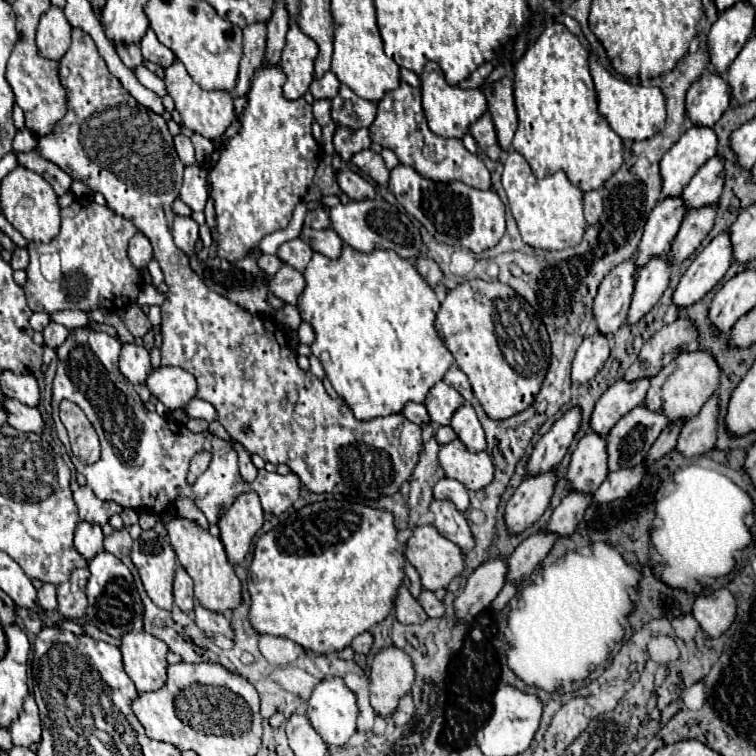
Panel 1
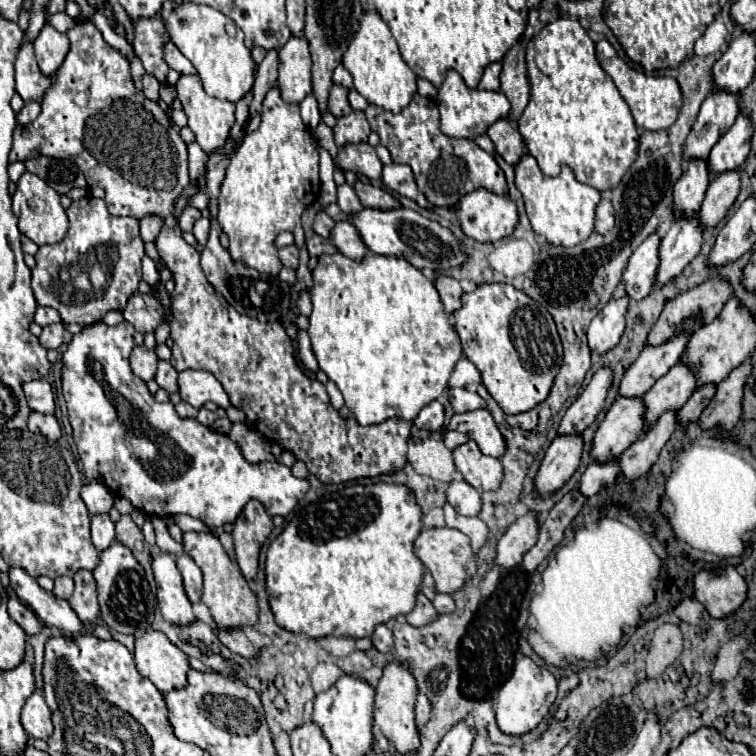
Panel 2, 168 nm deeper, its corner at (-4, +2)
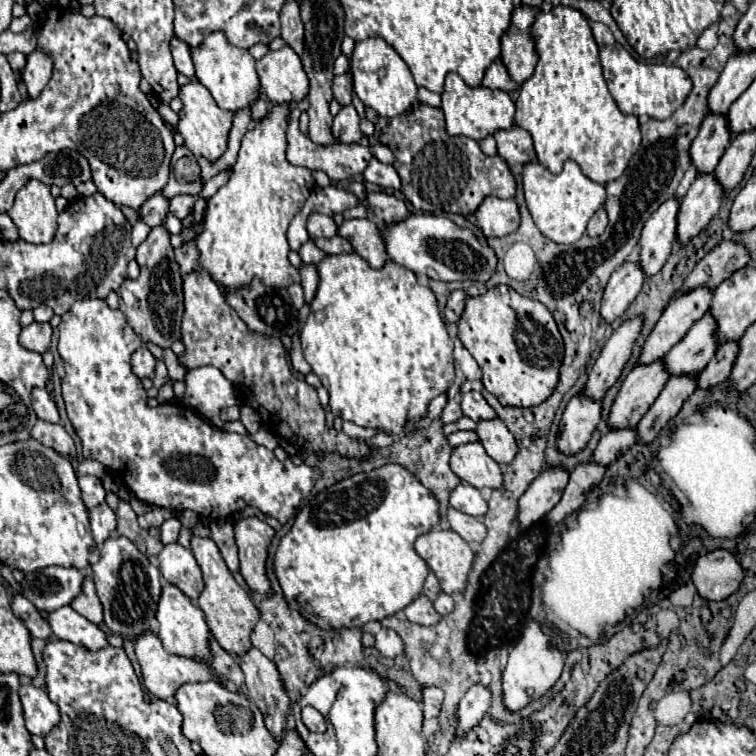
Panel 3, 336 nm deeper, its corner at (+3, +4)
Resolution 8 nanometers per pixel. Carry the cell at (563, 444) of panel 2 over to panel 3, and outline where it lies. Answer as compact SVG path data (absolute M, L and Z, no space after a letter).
M583 392L573 396L559 424L559 450L565 454L583 450L601 420L601 410L601 400L585 396Z

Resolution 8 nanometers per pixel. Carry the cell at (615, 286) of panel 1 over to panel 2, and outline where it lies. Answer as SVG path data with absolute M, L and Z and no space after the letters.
M656 234L648 236L628 260L622 272L624 294L628 294L628 298L640 300L650 294L654 286L656 266L658 266L658 244L660 244L660 238Z

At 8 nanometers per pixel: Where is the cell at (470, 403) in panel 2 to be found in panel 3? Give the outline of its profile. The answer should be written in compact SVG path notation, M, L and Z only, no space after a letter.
M475 390L463 394L461 408L463 408L463 414L469 416L471 420L475 420L475 422L479 422L479 420L493 420L493 418L495 418L493 408L491 408L491 406L487 404L487 400L485 400L479 392L475 392Z

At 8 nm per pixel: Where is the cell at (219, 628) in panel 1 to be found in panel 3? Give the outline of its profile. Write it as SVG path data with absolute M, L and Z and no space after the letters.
M251 648L251 650L249 650L245 656L241 656L239 660L241 660L239 666L241 666L243 674L245 674L247 698L249 698L255 706L259 706L259 710L263 712L265 726L267 726L269 734L271 734L277 742L281 742L283 736L285 736L287 712L289 712L291 702L289 702L289 694L287 694L287 690L285 690L285 686L283 686L283 680L281 680L279 672L277 672L277 666L273 664L273 660L269 660L267 656L263 656L257 648Z

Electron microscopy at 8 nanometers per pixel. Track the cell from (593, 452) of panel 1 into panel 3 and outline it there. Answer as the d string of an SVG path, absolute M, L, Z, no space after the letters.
M659 358L651 364L637 364L627 378L613 402L609 414L609 428L627 428L637 426L651 404L661 394L663 386L669 380L665 360Z

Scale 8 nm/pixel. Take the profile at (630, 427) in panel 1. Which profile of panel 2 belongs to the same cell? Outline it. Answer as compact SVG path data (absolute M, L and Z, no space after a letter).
M678 362L670 368L666 376L662 376L642 398L644 406L648 406L648 426L664 414L664 410L678 410L694 392L694 374Z

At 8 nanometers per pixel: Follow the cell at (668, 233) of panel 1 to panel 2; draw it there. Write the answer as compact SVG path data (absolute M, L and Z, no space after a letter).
M692 160L672 192L674 196L672 208L676 212L676 218L680 218L680 214L696 214L700 210L708 184L710 174L706 170L706 160Z

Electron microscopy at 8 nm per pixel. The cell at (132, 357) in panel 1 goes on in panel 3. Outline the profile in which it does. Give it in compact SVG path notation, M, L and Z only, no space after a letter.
M141 346L133 358L131 358L131 364L133 364L133 372L139 376L139 378L155 378L155 356L149 352L147 346Z

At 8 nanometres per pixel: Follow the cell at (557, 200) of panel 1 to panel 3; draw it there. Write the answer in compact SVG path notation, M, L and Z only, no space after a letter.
M567 160L563 172L553 174L539 162L525 164L523 170L523 190L529 212L533 216L535 226L541 230L543 236L551 238L557 244L573 244L585 234L587 220L605 204L607 192L605 186L589 180L577 162Z

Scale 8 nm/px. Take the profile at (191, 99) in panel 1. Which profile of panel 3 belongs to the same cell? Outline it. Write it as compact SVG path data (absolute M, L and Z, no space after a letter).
M189 82L189 84L181 86L179 98L183 100L183 110L179 112L177 130L183 136L185 146L195 156L203 156L207 160L219 160L223 156L225 148L227 148L227 136L229 136L229 130L231 130L233 114L221 110L217 106L217 102L213 100L211 92L201 82Z

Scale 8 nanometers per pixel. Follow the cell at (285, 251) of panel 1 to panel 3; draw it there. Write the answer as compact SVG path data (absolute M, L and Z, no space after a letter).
M333 236L331 240L329 238L315 238L313 240L317 244L317 248L321 248L325 254L347 254L347 252L353 252L353 246L349 244L349 240L345 240L343 236Z

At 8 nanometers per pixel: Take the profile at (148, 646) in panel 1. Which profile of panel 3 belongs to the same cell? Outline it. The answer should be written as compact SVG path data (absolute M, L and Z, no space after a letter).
M143 634L137 638L135 642L135 654L137 654L137 660L139 660L139 666L141 666L141 676L143 676L143 684L145 688L159 700L171 700L177 692L177 688L181 688L183 684L187 682L205 682L205 680L213 680L217 684L223 684L219 682L219 676L213 674L213 670L207 666L207 664L199 664L195 660L189 660L189 658L183 658L183 656L175 656L175 654L169 654L161 640L155 636L155 634Z

